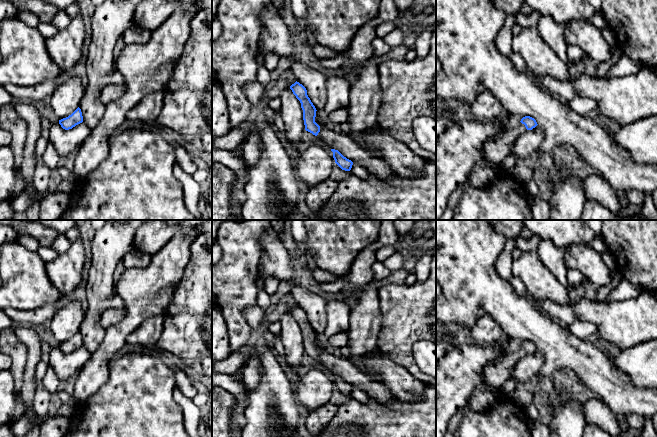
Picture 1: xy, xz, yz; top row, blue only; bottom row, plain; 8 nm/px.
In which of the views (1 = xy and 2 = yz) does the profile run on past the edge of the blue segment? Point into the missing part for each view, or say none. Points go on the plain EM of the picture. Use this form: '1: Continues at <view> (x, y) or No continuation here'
1: No continuation here
2: Continues at yz (496, 373)

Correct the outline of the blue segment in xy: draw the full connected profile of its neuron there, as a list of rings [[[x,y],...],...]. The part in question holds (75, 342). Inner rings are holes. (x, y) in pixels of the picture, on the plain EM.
[[[78,331],[71,339],[59,344],[59,348],[65,354],[72,353],[76,349],[83,346],[81,333]]]

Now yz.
[[[525,340],[514,350],[500,353],[497,358],[483,368],[483,382],[499,389],[510,377],[511,368],[526,354],[532,354],[537,346],[530,340]]]

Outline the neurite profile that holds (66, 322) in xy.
[[[71,300],[49,321],[49,327],[59,344],[71,339],[80,329],[85,311],[81,303]]]

